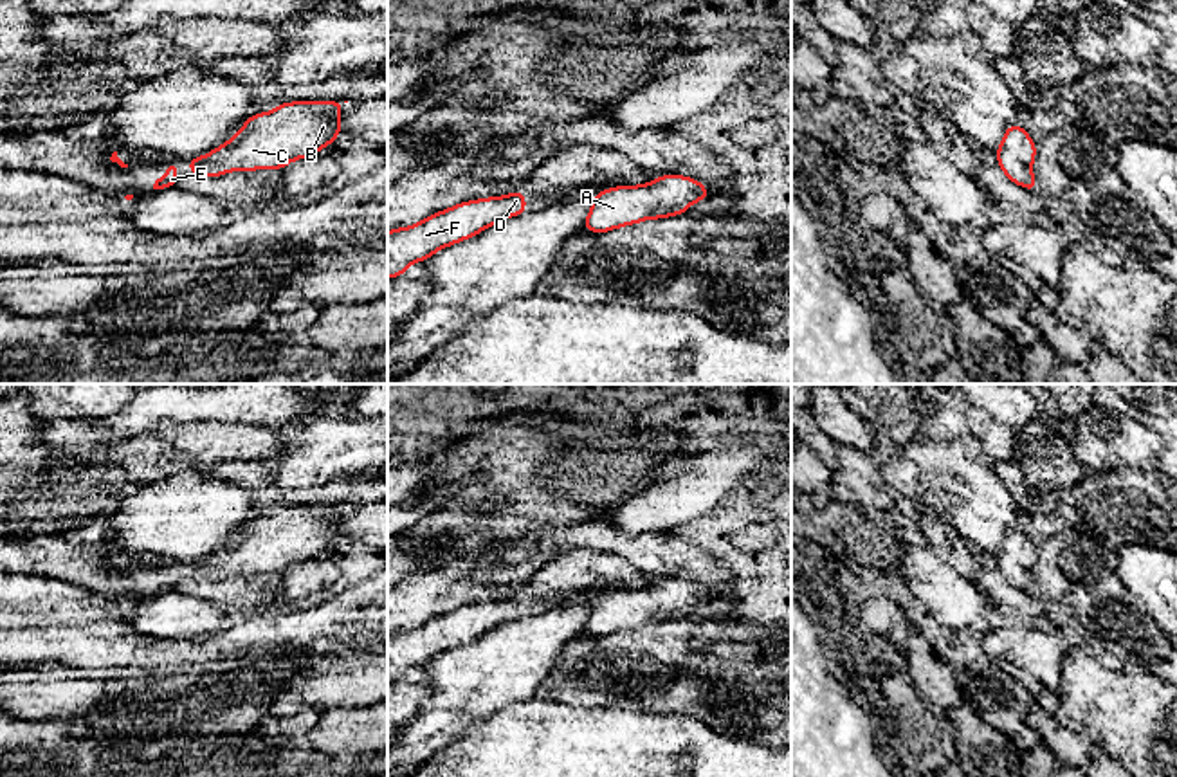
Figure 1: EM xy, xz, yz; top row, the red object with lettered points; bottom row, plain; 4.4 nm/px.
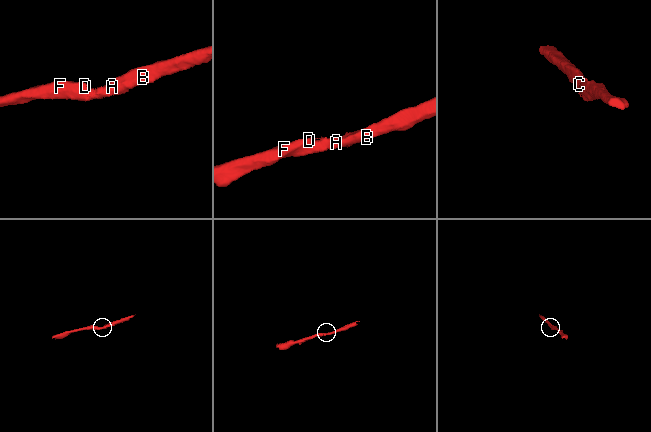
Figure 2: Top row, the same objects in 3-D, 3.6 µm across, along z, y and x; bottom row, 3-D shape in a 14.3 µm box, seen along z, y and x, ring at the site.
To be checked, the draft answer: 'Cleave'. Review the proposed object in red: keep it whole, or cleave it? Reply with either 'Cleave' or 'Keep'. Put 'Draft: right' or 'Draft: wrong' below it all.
Keep
Draft: wrong

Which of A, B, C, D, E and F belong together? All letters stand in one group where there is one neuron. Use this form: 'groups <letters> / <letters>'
groups A B C D E F

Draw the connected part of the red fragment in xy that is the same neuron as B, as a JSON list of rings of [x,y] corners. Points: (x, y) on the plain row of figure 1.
[[[292,505],[251,519],[227,546],[189,562],[193,579],[220,580],[287,568],[317,559],[341,539],[341,505]]]

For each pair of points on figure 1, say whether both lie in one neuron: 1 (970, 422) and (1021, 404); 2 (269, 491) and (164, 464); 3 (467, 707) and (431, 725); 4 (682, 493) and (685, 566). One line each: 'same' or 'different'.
1: different
2: different
3: same
4: different

